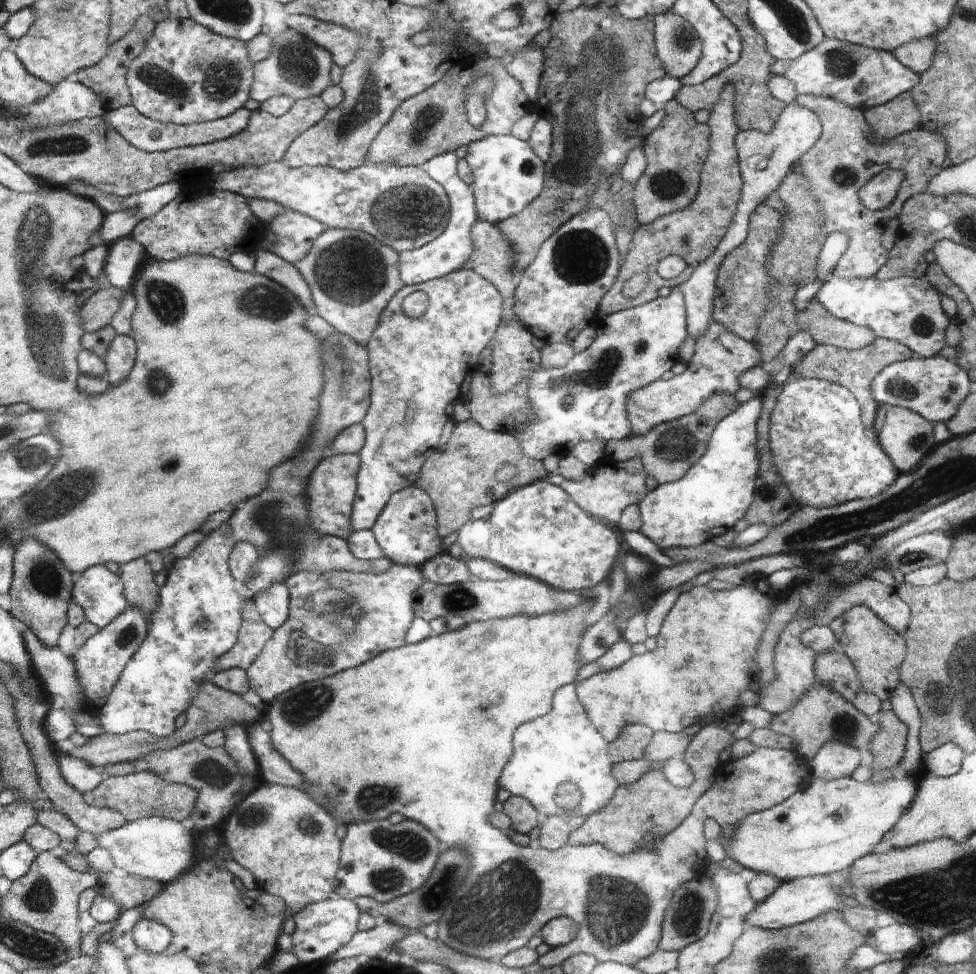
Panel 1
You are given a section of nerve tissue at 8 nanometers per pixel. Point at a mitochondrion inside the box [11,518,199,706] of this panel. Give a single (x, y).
(46, 575)

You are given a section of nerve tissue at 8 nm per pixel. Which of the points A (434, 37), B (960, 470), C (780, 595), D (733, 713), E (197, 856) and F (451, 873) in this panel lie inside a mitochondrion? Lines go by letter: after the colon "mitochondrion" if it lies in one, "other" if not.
A: other
B: mitochondrion
C: other
D: other
E: other
F: mitochondrion

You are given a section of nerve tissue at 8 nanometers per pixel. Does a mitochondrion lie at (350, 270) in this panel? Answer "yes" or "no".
yes

